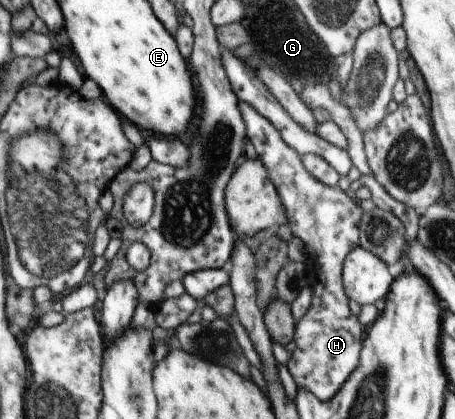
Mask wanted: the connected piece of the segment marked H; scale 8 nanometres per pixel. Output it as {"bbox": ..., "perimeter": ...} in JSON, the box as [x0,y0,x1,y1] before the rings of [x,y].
{"bbox":[239,101,366,402],"perimeter":[[[239,101],[239,108],[245,123],[246,136],[254,145],[257,157],[267,169],[269,178],[275,185],[278,197],[283,203],[287,224],[293,235],[305,243],[306,256],[310,255],[314,265],[318,265],[314,271],[315,286],[310,287],[312,290],[311,304],[304,317],[300,321],[296,321],[294,340],[297,348],[292,352],[286,367],[288,367],[298,388],[313,393],[321,402],[327,402],[336,395],[336,392],[359,364],[359,355],[366,329],[352,314],[348,306],[349,297],[346,295],[342,279],[345,257],[360,246],[359,225],[364,212],[360,206],[353,203],[353,199],[340,186],[332,187],[316,179],[304,167],[299,153],[282,139],[280,132],[270,121],[258,114],[246,102]]]}

